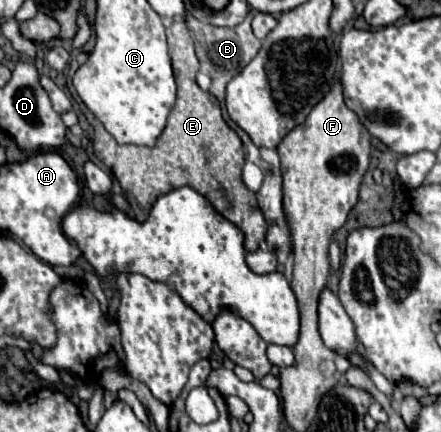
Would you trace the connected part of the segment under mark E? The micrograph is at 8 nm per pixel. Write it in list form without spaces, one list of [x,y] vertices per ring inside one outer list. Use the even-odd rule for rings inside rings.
[[[174,18],[174,24],[166,28],[166,34],[168,34],[168,46],[170,46],[178,96],[162,136],[152,148],[132,146],[132,144],[120,146],[98,120],[92,120],[92,126],[96,130],[94,154],[114,172],[124,194],[132,198],[130,199],[132,214],[138,222],[144,222],[148,218],[150,208],[158,196],[170,192],[172,188],[192,186],[194,190],[204,194],[224,218],[228,218],[232,224],[236,224],[244,232],[246,250],[258,250],[260,242],[266,236],[268,226],[266,226],[264,214],[254,212],[256,194],[248,190],[246,184],[242,182],[242,166],[246,162],[242,140],[224,122],[218,100],[196,84],[198,58],[194,54],[192,34],[184,18]]]

